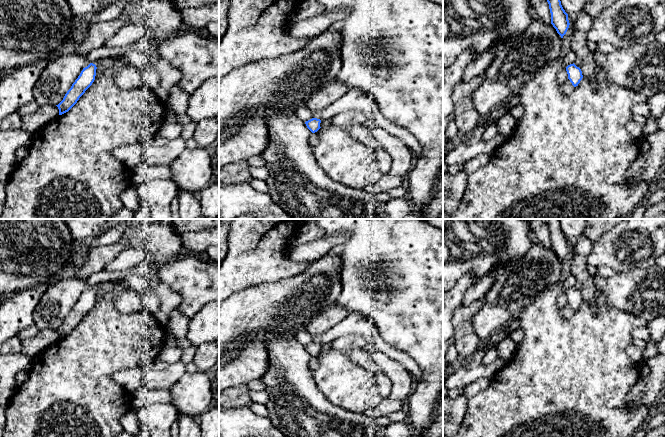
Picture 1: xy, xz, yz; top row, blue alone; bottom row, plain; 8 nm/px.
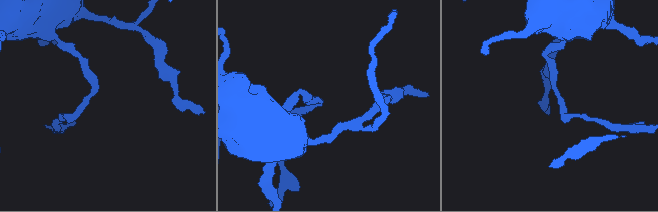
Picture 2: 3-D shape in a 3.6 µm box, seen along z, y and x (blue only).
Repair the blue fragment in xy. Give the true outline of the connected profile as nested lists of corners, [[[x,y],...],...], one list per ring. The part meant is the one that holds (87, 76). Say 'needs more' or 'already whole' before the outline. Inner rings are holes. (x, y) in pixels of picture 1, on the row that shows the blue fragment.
already whole; [[[90,63],[87,67],[83,68],[78,78],[65,94],[63,100],[56,105],[59,109],[59,115],[68,112],[92,85],[95,80],[96,69],[97,67],[93,63]]]

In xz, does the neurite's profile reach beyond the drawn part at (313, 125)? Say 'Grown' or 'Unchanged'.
Unchanged

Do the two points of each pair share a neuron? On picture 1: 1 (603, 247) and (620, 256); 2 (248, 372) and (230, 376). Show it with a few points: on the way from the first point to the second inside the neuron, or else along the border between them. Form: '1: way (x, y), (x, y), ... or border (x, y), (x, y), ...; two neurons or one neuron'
1: way (607, 250), (616, 258); one neuron
2: way (244, 372), (234, 372); one neuron

